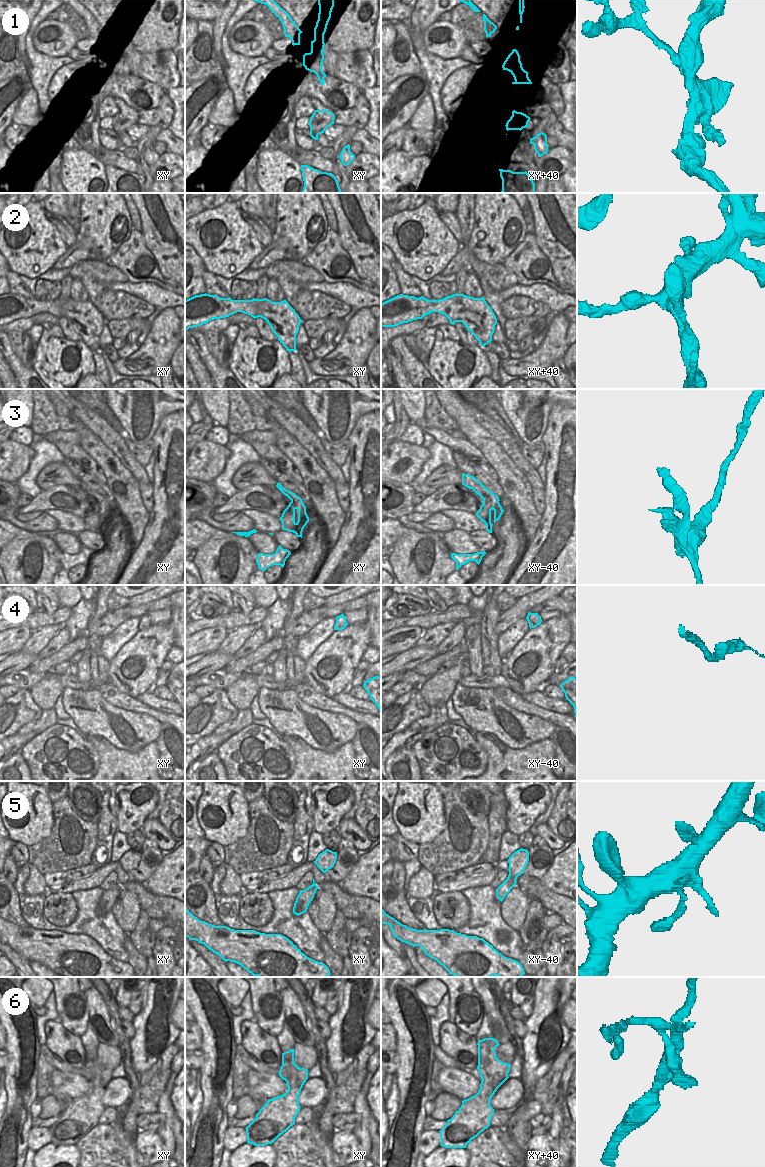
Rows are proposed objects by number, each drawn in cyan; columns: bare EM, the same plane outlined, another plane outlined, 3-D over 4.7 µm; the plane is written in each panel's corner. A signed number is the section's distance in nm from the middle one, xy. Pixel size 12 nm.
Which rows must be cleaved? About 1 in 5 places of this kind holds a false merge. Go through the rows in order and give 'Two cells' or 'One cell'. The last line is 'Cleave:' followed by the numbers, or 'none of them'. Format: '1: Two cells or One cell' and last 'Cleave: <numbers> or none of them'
1: Two cells
2: One cell
3: One cell
4: One cell
5: One cell
6: Two cells
Cleave: 1, 6

